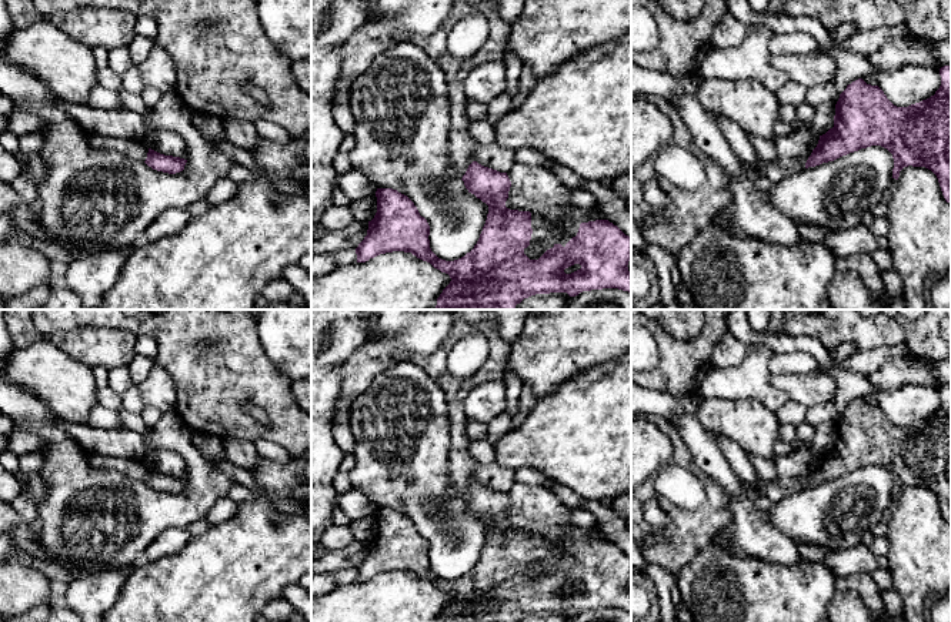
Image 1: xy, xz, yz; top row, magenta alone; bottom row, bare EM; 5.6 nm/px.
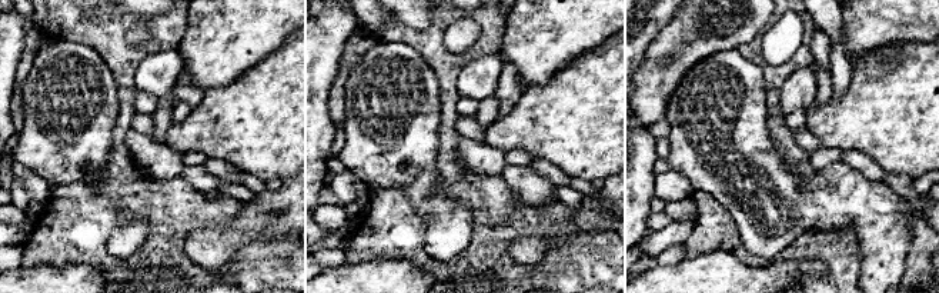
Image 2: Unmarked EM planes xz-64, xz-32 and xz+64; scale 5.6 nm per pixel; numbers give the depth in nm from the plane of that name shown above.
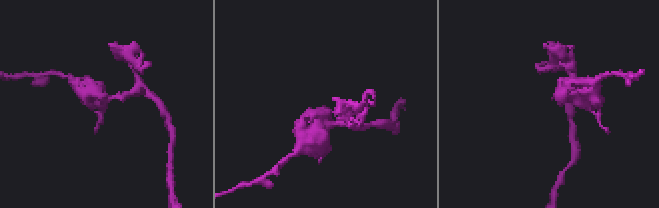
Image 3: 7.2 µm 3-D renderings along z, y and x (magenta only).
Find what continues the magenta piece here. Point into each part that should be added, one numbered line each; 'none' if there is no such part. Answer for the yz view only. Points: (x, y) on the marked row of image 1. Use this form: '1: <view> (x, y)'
1: yz (767, 174)

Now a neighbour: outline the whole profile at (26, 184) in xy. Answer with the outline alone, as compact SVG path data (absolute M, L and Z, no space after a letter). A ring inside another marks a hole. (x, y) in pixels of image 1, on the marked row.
M30 153L24 164L24 170L10 185L26 204L36 205L39 185L47 177L47 167L39 153Z

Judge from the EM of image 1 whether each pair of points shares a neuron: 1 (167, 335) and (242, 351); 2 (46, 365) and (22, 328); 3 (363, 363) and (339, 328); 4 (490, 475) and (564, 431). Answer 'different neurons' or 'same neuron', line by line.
1: same neuron
2: different neurons
3: different neurons
4: different neurons

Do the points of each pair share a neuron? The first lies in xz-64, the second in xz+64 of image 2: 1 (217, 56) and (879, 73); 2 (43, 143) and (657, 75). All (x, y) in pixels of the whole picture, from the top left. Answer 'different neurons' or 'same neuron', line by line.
1: different neurons
2: different neurons

